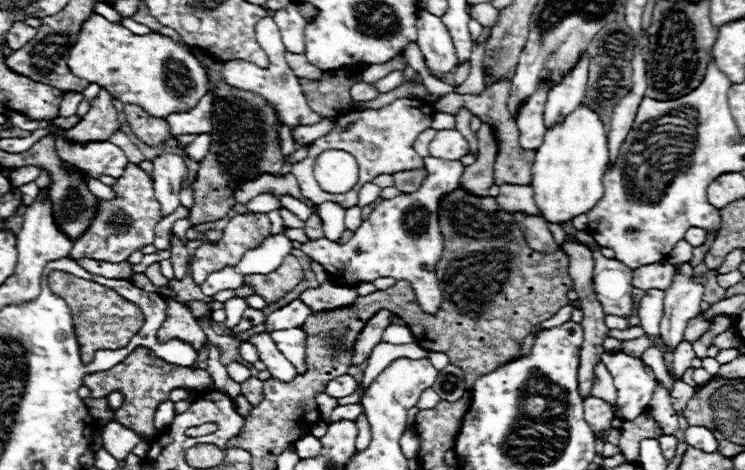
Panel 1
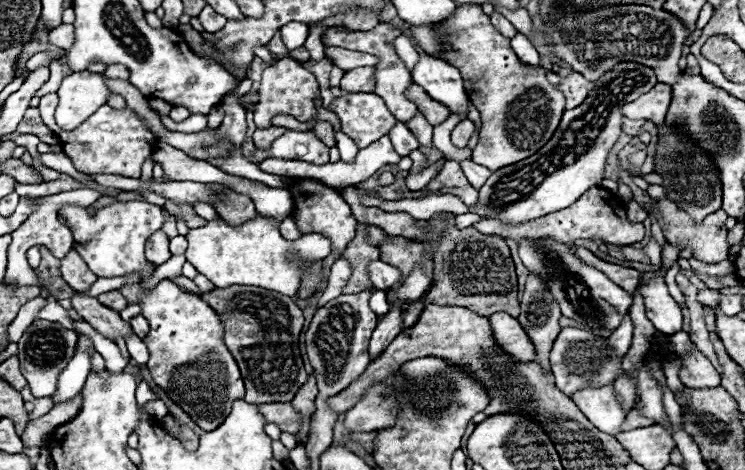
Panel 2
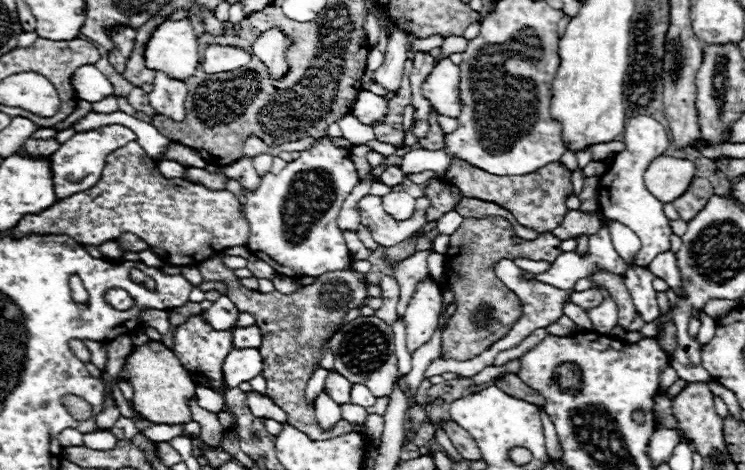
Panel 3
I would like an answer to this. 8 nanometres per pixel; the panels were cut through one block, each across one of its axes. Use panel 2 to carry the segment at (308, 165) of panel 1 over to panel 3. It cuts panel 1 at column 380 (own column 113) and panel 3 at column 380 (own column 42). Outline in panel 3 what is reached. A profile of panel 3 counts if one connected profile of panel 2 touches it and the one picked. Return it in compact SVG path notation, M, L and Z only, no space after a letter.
M362 90L352 108L352 114L366 126L372 126L374 122L382 120L386 116L386 112L388 112L388 100L384 100L382 96L378 96L370 90Z

